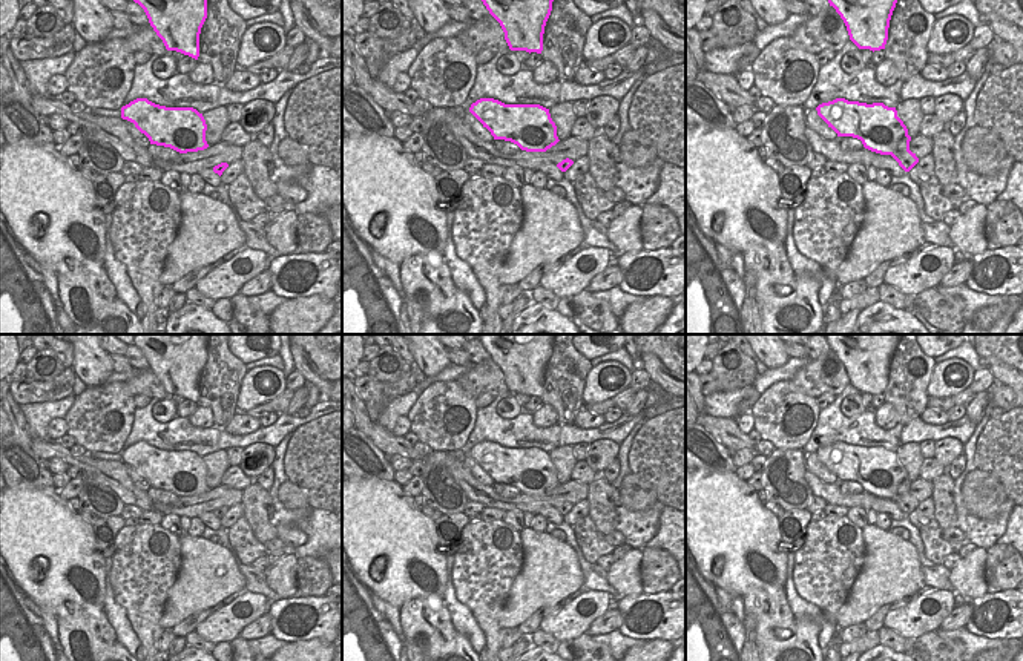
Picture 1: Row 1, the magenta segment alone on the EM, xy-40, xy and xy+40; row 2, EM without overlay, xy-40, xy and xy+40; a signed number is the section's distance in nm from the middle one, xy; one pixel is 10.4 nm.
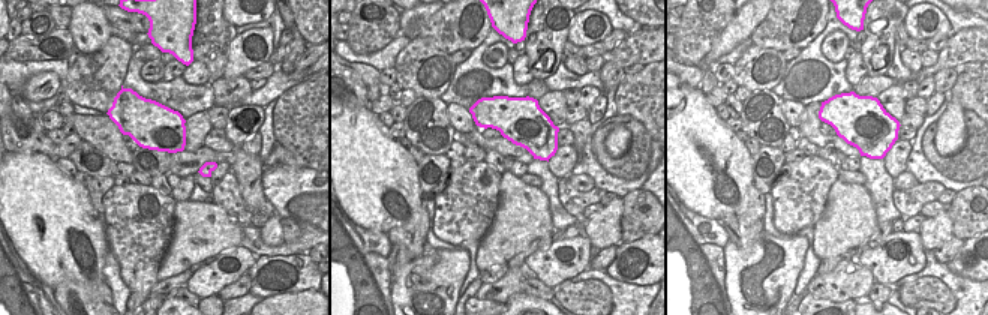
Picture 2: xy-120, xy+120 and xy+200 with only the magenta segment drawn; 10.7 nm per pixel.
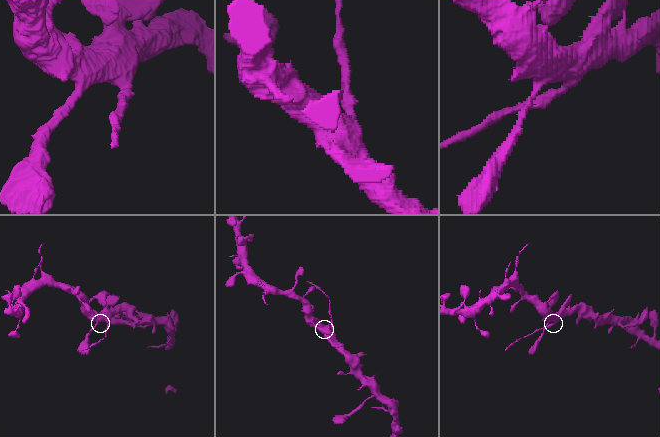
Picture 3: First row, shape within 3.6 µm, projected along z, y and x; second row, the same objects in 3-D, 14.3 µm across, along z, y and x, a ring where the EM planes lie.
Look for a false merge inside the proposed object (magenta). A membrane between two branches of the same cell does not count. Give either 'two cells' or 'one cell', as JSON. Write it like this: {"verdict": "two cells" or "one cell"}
{"verdict": "two cells"}

